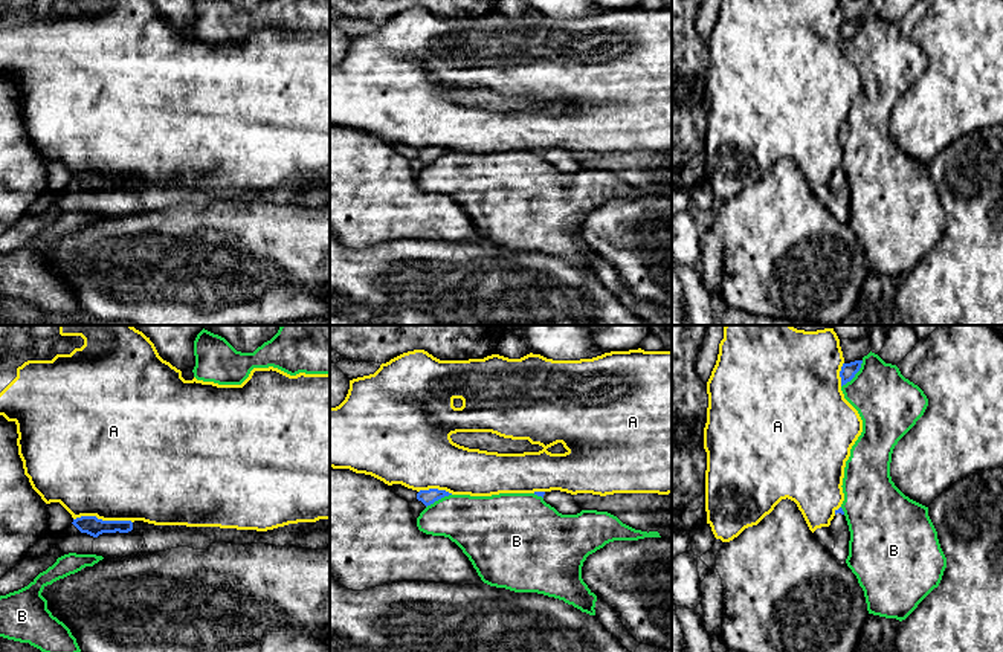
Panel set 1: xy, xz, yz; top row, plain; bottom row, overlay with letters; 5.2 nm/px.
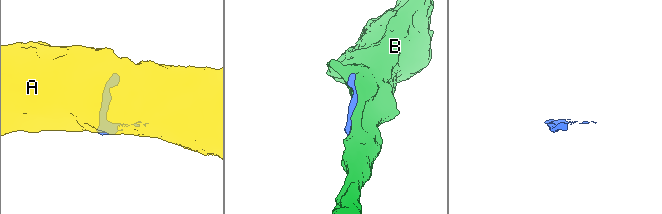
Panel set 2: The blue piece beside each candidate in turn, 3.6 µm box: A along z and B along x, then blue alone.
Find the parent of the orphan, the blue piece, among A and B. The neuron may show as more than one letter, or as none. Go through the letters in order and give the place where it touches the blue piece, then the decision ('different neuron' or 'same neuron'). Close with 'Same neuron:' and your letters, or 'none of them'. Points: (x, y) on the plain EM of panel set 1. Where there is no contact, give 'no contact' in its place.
A: meets blue in xy at (101, 177); different neuron
B: meets blue in yz at (855, 31); different neuron
Same neuron: none of them

